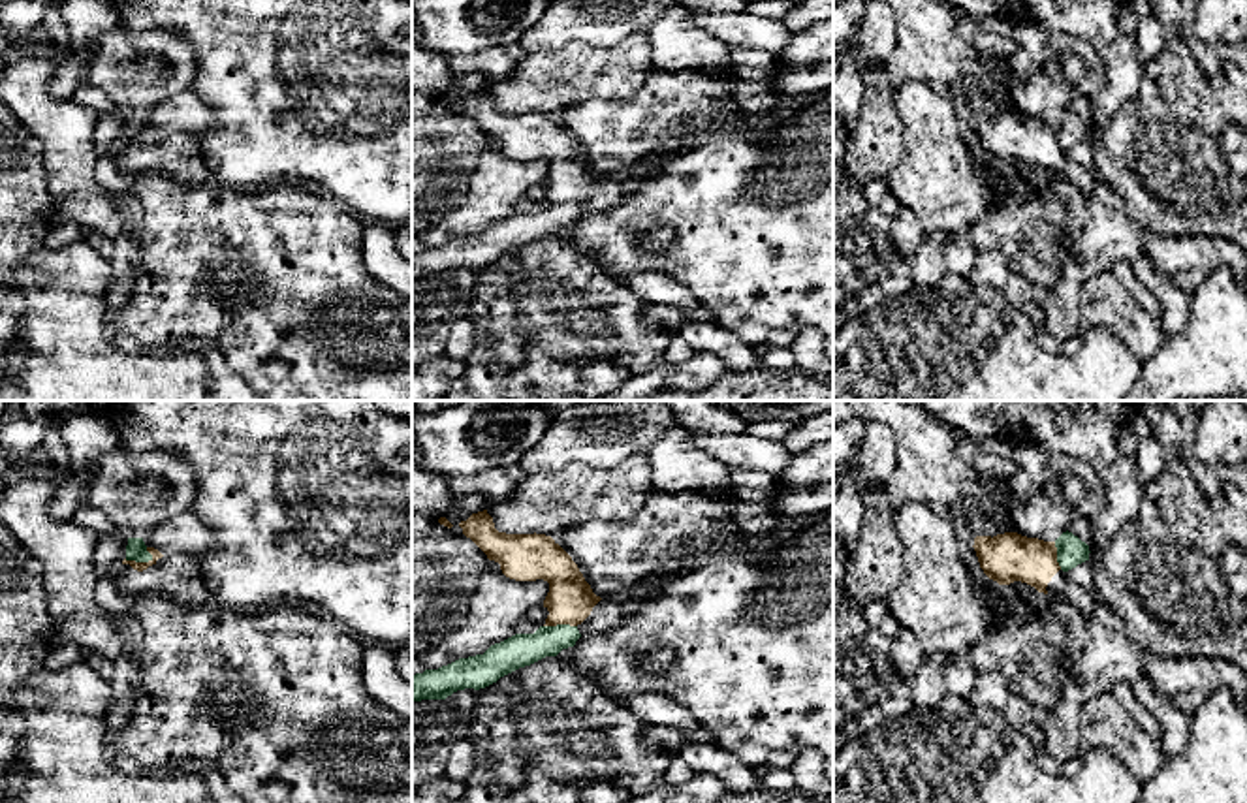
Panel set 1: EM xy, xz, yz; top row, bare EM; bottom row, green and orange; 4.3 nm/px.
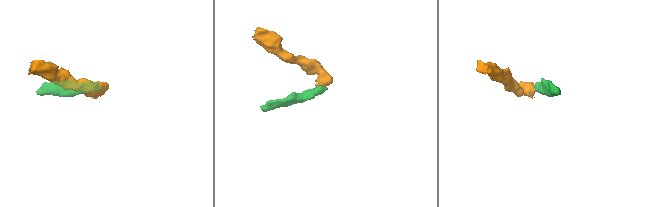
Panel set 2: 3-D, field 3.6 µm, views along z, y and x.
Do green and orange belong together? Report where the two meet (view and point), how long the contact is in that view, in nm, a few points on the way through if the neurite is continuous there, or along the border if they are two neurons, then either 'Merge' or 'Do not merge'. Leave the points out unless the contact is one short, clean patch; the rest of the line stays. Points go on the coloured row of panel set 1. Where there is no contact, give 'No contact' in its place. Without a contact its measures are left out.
Touches green at xy (138, 561). Shared border 130 nm. Boundary: xy (153, 555), (147, 561), (125, 559). Do not merge

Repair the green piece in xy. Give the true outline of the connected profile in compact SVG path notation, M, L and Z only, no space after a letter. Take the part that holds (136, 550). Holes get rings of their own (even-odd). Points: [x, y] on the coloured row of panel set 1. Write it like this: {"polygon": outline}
{"polygon": "M179 513L150 528L145 538L128 538L126 560L149 562L149 547L167 553L188 553L205 557L214 542L213 530L194 513Z"}

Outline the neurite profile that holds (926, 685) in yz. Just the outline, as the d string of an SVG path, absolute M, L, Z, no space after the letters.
M925 658L908 679L908 690L912 698L912 711L923 713L939 707L946 696L940 668Z

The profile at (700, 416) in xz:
M660 401L666 402L679 423L698 434L739 434L745 433L749 421L732 410L726 410L711 401Z

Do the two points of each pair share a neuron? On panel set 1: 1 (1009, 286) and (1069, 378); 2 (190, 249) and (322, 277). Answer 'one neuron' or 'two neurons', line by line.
1: one neuron
2: one neuron

